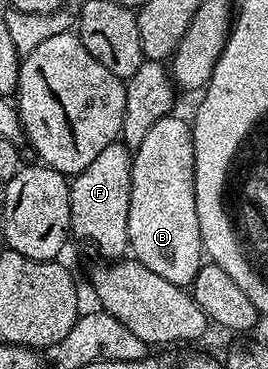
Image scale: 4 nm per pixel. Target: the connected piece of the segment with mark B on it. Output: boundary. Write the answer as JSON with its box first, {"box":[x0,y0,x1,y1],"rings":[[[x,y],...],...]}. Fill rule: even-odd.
{"box":[128,117,204,288],"rings":[[[174,117],[156,120],[148,136],[133,147],[128,250],[140,264],[144,264],[144,268],[152,268],[156,276],[164,276],[168,284],[190,288],[196,280],[196,272],[200,272],[204,264],[204,251],[200,240],[200,220],[196,216],[191,123]]]}

